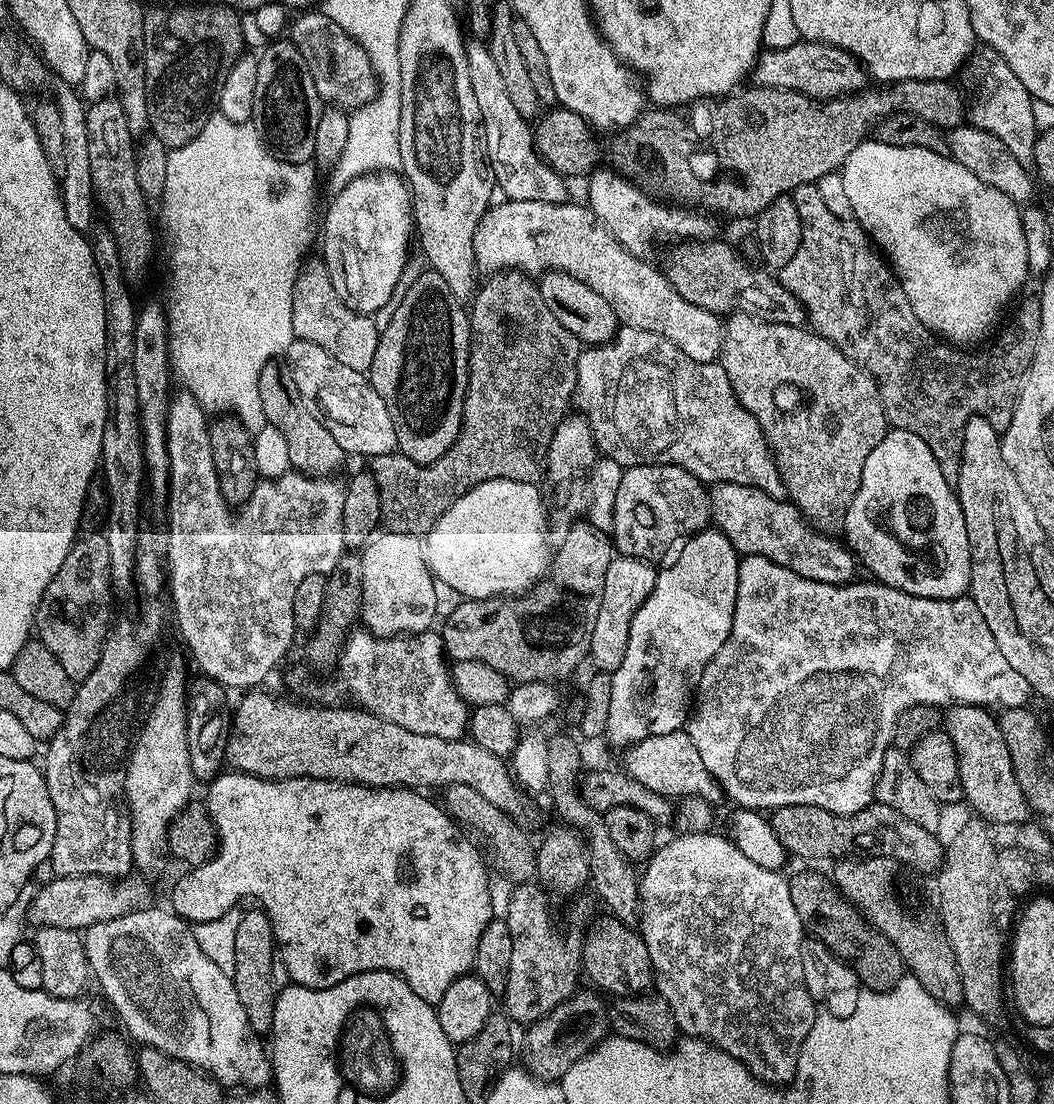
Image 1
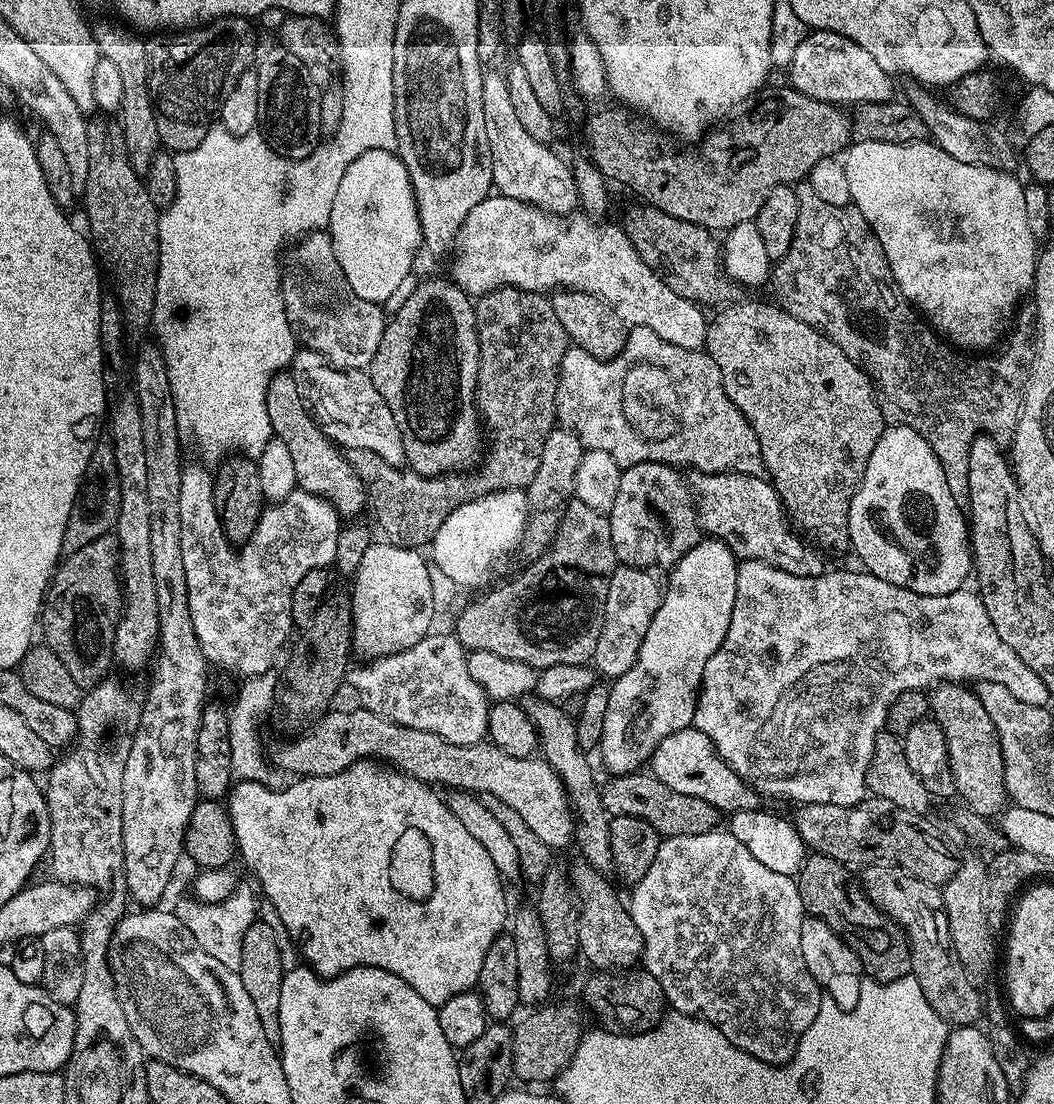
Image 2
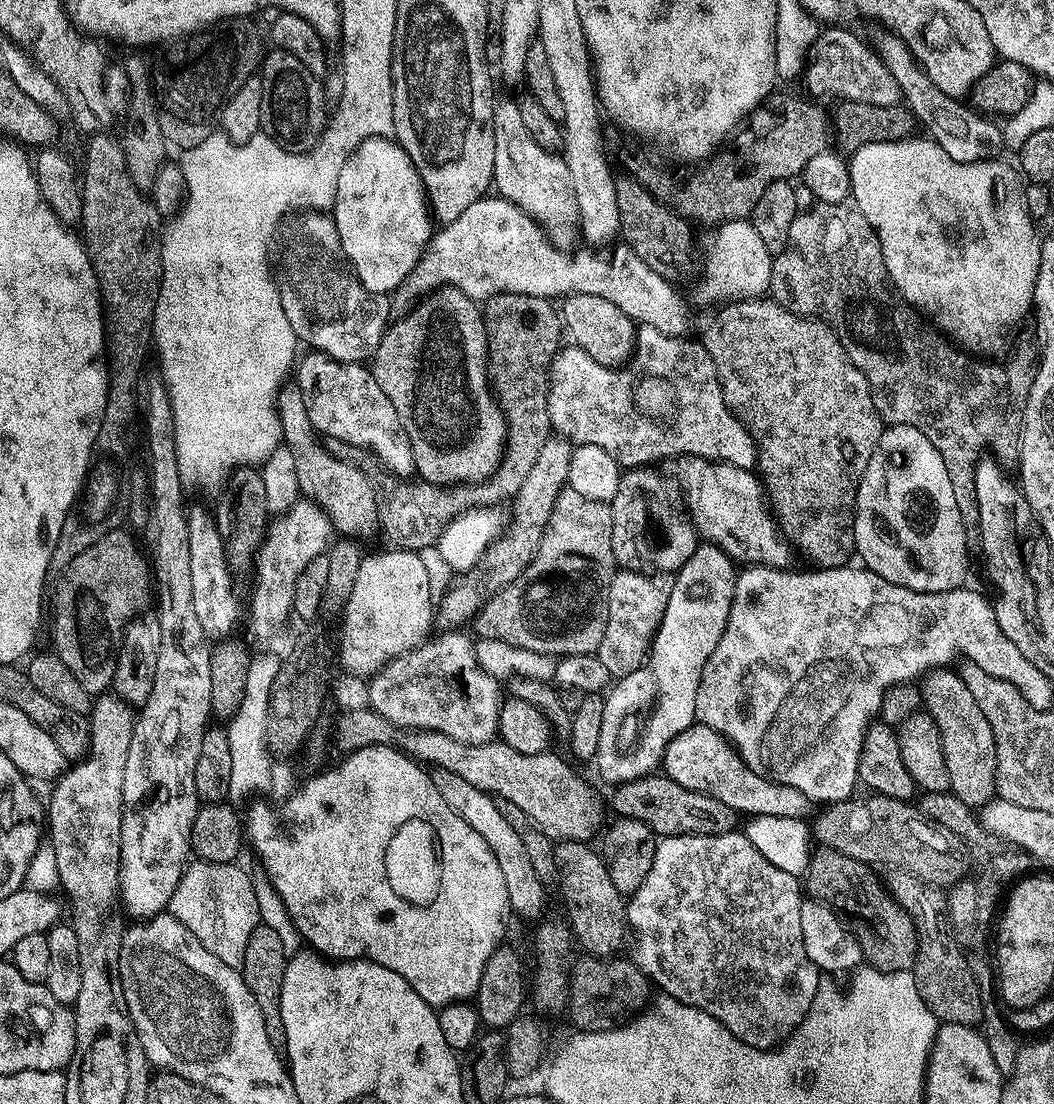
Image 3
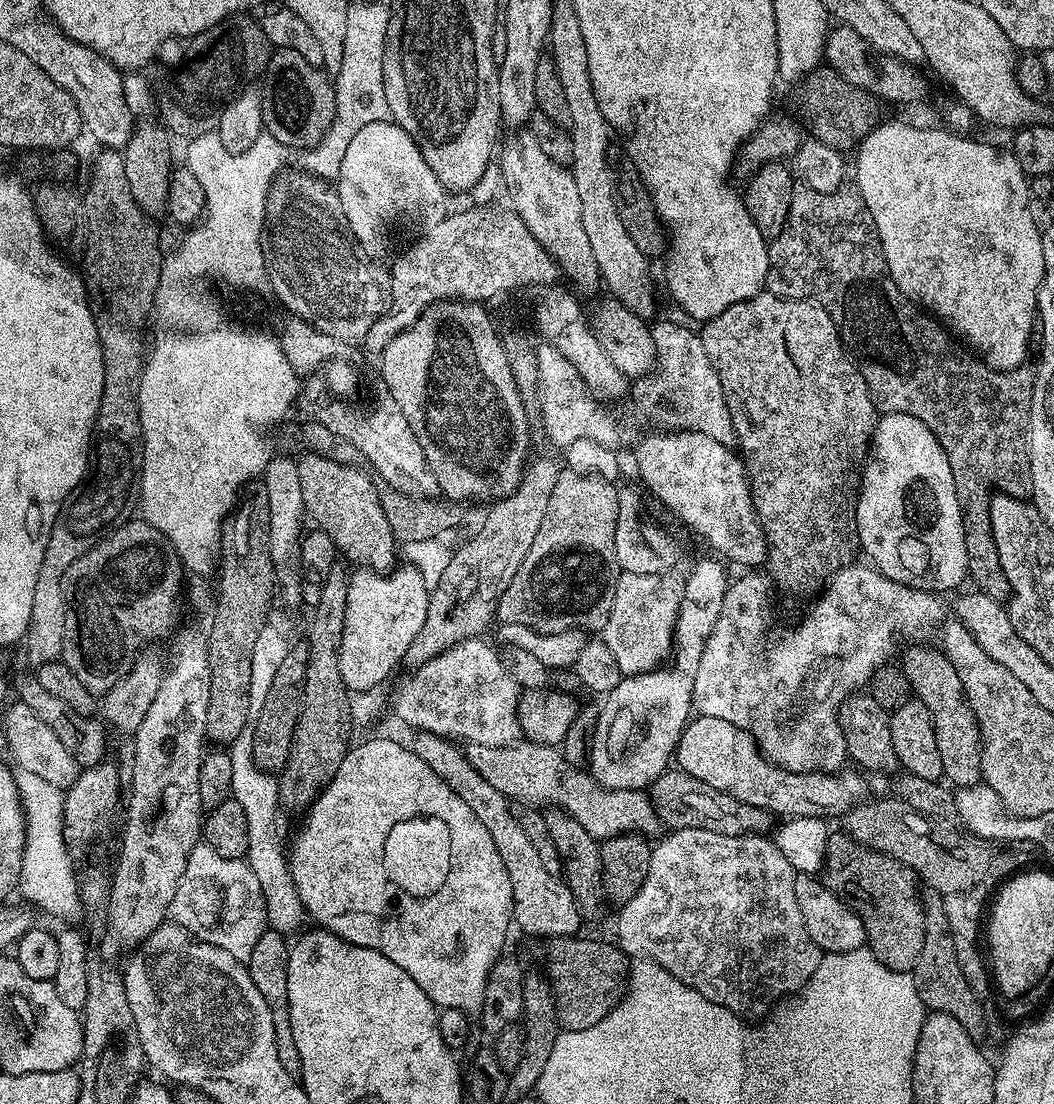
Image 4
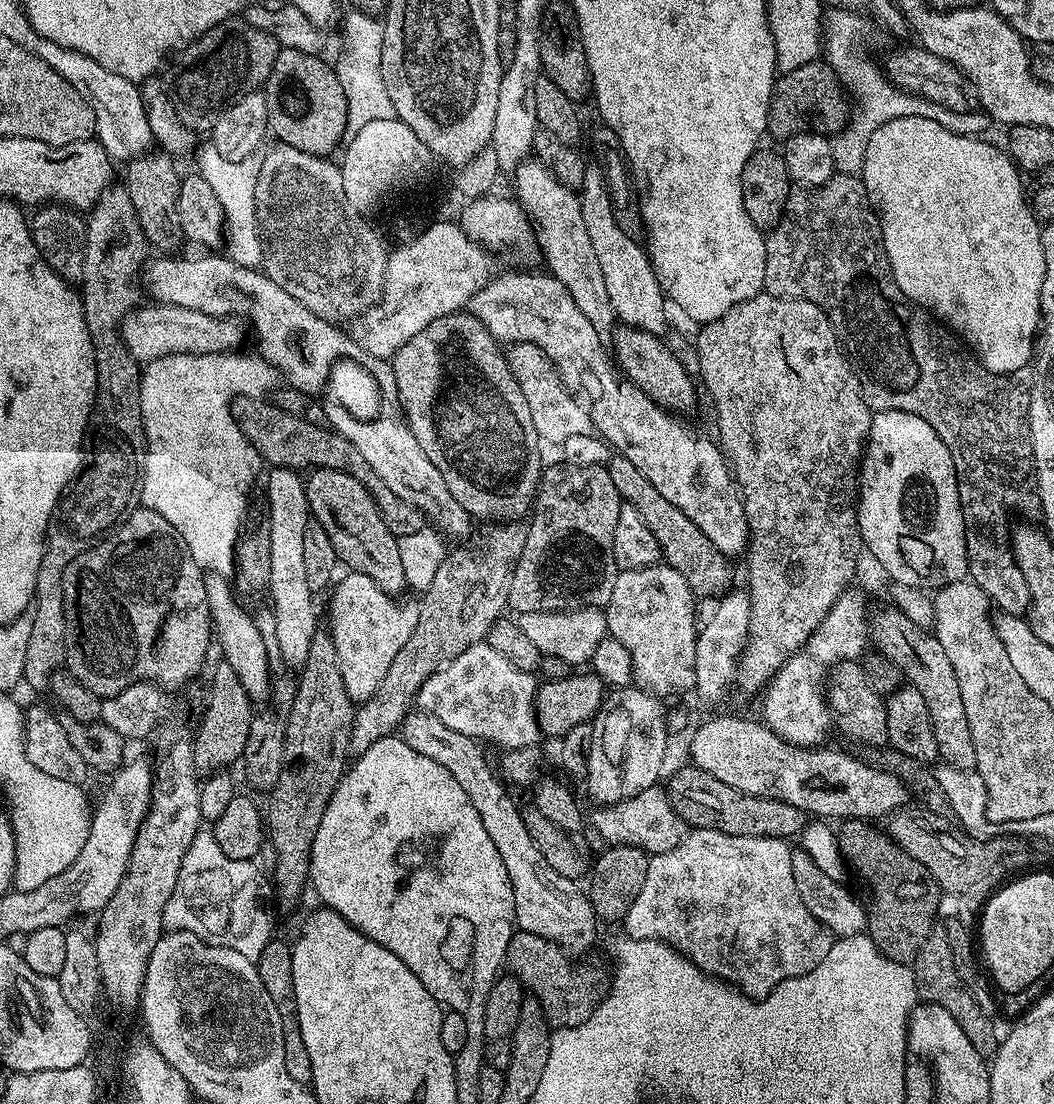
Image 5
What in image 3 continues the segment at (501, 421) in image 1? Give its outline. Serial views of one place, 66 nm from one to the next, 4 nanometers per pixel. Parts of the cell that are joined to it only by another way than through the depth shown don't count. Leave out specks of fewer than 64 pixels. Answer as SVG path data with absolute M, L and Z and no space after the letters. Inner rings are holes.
M503 292L483 301L482 311L484 325L488 335L488 367L490 378L494 388L500 391L504 399L503 417L508 422L508 438L504 446L504 455L501 457L499 470L489 480L483 480L480 484L460 484L457 486L445 486L442 484L425 484L419 478L401 478L392 475L385 470L380 459L364 446L354 446L350 442L342 442L342 438L333 436L323 437L324 449L334 458L362 470L366 478L376 491L376 505L380 511L380 532L388 535L389 545L400 550L425 550L431 546L439 545L440 535L462 514L473 512L476 508L495 509L495 504L510 502L518 494L528 475L528 471L534 467L534 461L538 459L538 453L542 446L546 446L548 437L553 435L552 423L550 422L550 410L548 409L548 366L556 357L556 353L562 347L562 316L554 309L553 301L543 300L530 294L510 294Z

